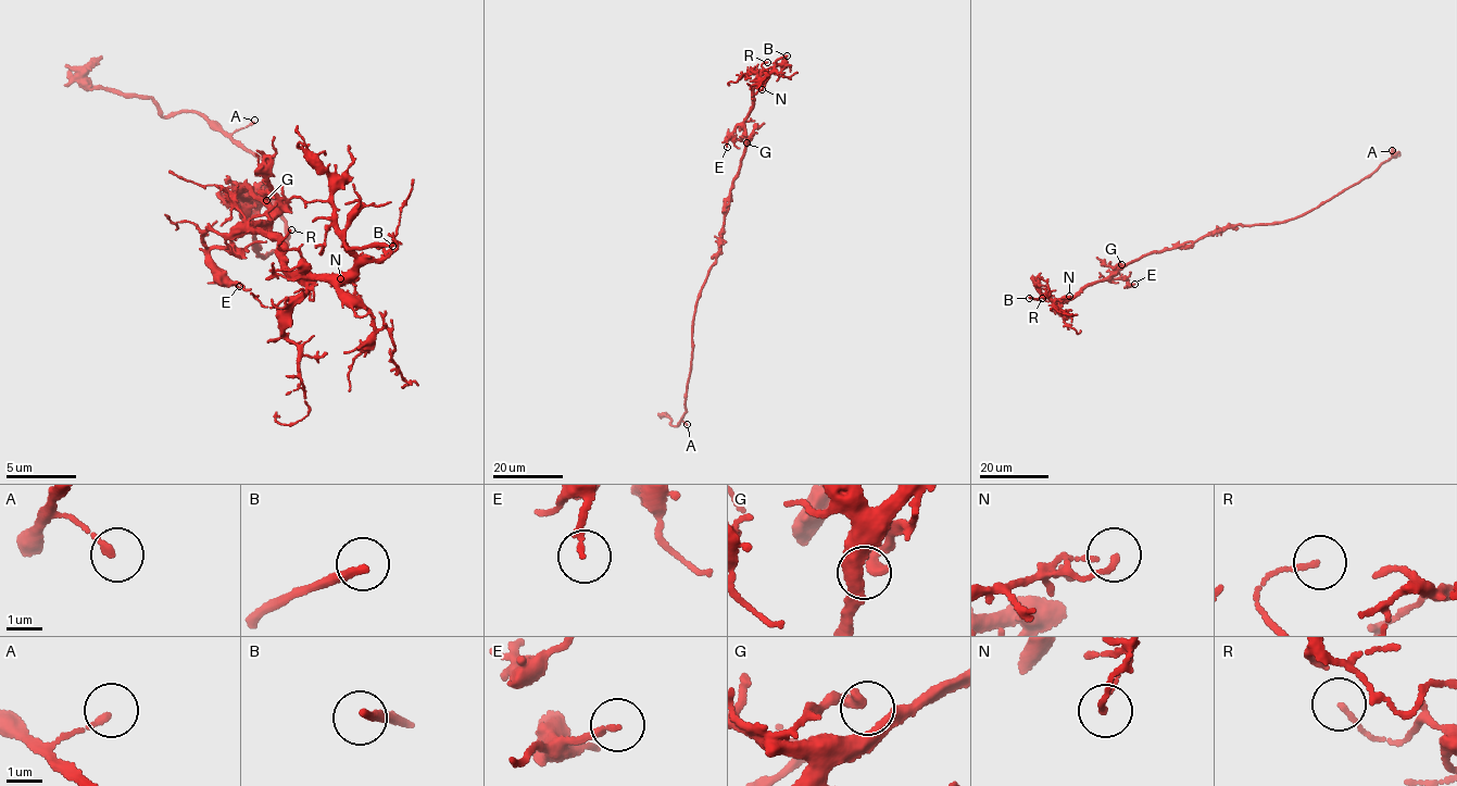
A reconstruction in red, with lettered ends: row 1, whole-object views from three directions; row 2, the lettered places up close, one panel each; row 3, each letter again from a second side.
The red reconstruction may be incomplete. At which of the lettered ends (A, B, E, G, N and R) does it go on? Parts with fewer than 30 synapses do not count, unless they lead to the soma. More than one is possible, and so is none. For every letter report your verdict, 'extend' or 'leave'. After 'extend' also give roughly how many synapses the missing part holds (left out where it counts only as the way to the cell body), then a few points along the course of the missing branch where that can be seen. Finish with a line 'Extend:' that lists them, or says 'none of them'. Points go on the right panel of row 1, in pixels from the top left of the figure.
A: leave
B: extend | (1029, 298), (1022, 294), (1005, 303), (981, 298), (983, 309)
E: leave
G: leave
N: leave
R: leave
Extend: B

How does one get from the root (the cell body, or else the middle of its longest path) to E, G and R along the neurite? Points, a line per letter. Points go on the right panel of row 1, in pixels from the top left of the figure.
E: (1225, 228), (1173, 248), (1147, 253), (1110, 276), (1110, 281), (1121, 278), (1129, 285), (1134, 284)
G: (1225, 228), (1121, 264)
R: (1225, 228), (1173, 248), (1147, 253), (1063, 302), (1042, 298)

